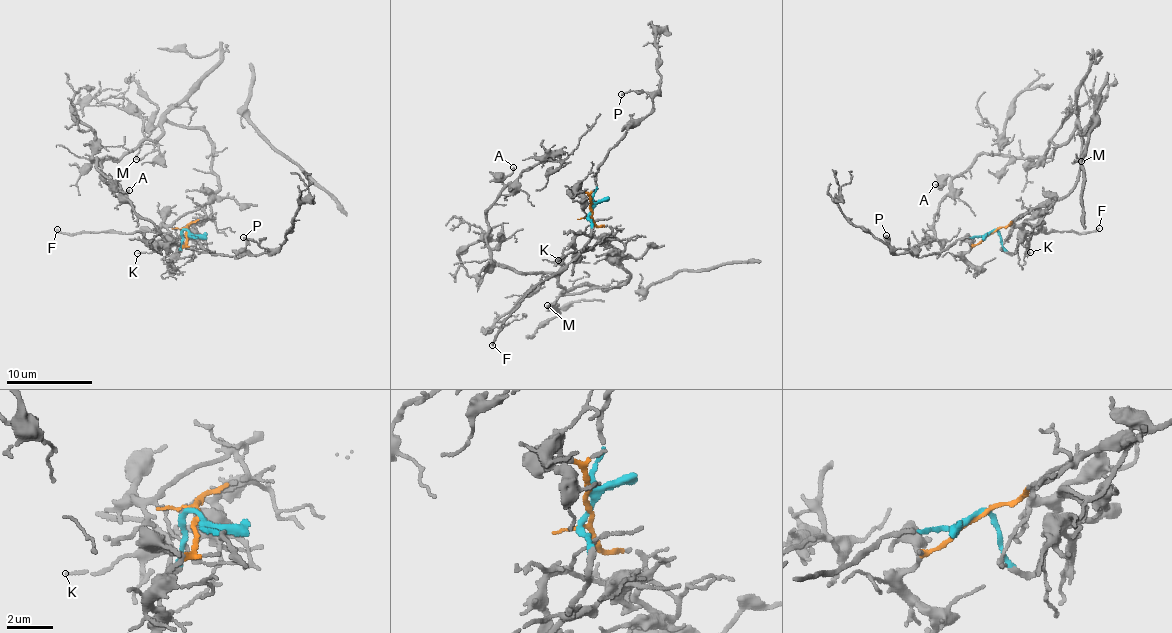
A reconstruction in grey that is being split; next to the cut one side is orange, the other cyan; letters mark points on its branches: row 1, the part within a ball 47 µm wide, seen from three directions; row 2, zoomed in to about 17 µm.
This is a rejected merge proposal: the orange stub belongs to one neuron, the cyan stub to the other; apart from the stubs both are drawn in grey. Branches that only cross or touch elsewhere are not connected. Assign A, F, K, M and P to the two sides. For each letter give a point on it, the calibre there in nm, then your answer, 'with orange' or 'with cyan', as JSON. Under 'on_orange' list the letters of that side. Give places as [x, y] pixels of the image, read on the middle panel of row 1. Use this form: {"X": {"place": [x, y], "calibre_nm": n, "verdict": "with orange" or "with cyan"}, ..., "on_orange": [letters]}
{"A": {"place": [513, 167], "calibre_nm": 120, "verdict": "with orange"}, "F": {"place": [492, 345], "calibre_nm": 170, "verdict": "with cyan"}, "K": {"place": [558, 260], "calibre_nm": 110, "verdict": "with orange"}, "M": {"place": [547, 305], "calibre_nm": 120, "verdict": "with orange"}, "P": {"place": [621, 94], "calibre_nm": 130, "verdict": "with cyan"}, "on_orange": ["A", "K", "M"]}

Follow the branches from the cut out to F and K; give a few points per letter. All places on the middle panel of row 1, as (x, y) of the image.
F: (591, 211), (590, 239), (565, 267), (544, 278), (500, 326), (493, 346)
K: (591, 211), (598, 225), (611, 229), (606, 247), (597, 243), (571, 251), (558, 260)

